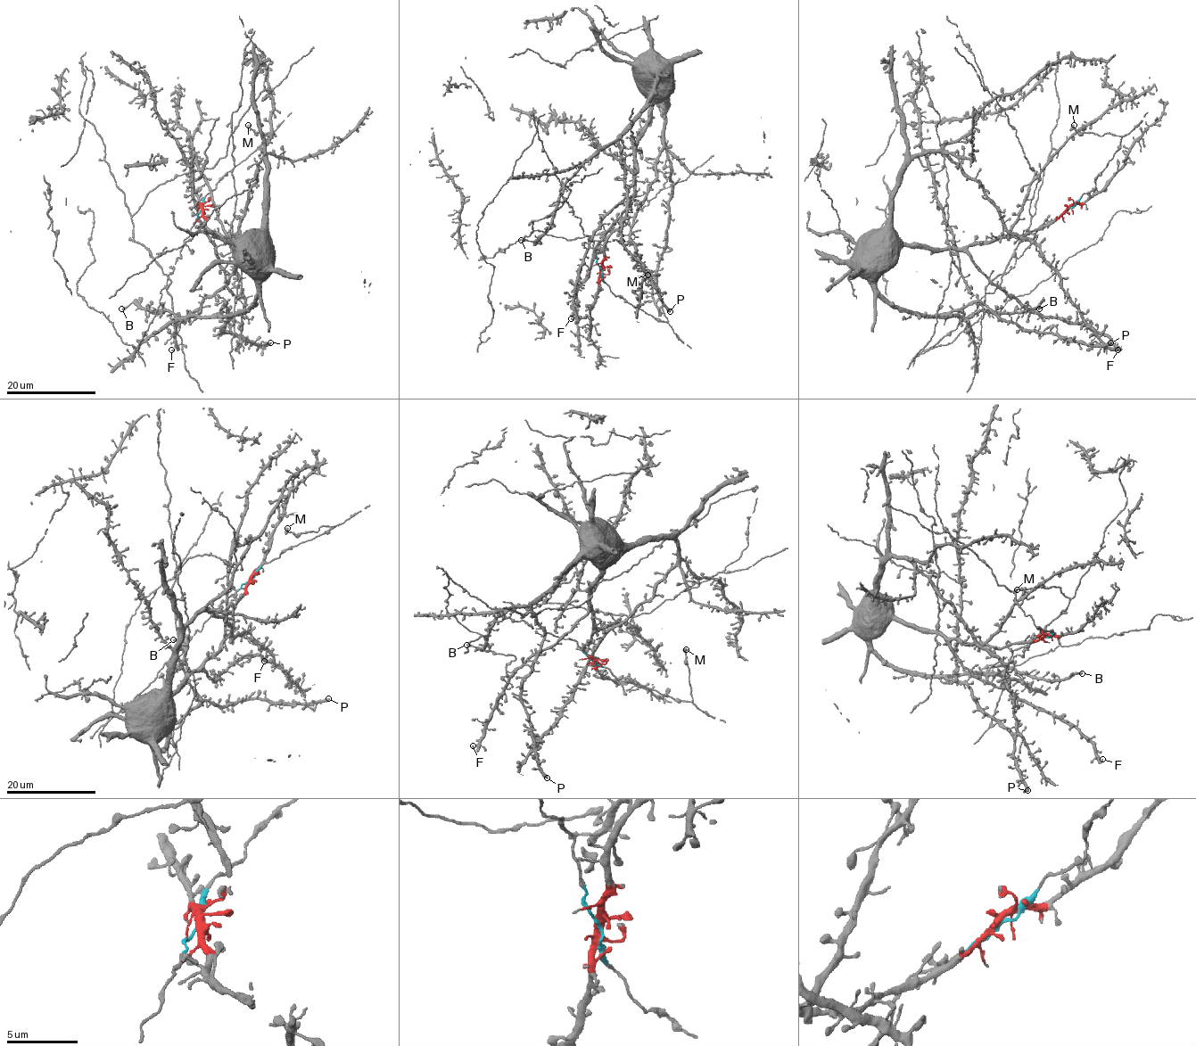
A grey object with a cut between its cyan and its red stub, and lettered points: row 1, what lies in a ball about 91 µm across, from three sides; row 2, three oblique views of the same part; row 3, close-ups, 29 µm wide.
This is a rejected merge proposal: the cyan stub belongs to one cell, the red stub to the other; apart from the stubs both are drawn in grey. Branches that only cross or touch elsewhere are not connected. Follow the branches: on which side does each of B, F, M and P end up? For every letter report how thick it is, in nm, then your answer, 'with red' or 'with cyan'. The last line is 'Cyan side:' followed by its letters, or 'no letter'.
B: 400 nm thick; with red
F: 190 nm thick; with red
M: 340 nm thick; with cyan
P: 440 nm thick; with red
Cyan side: M

